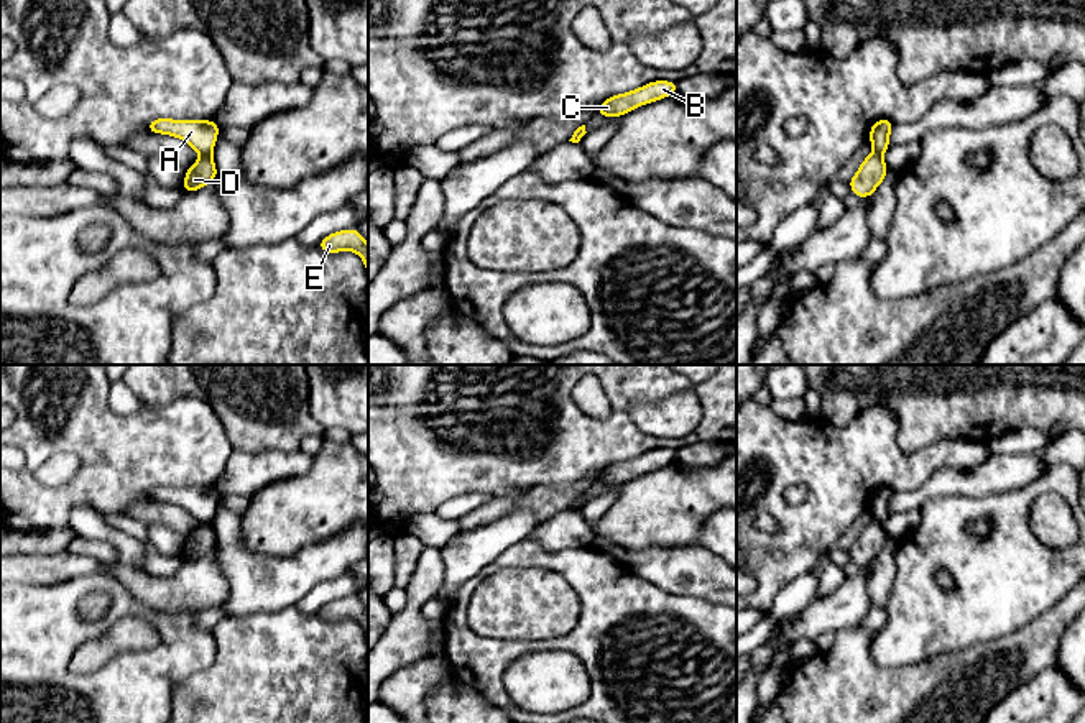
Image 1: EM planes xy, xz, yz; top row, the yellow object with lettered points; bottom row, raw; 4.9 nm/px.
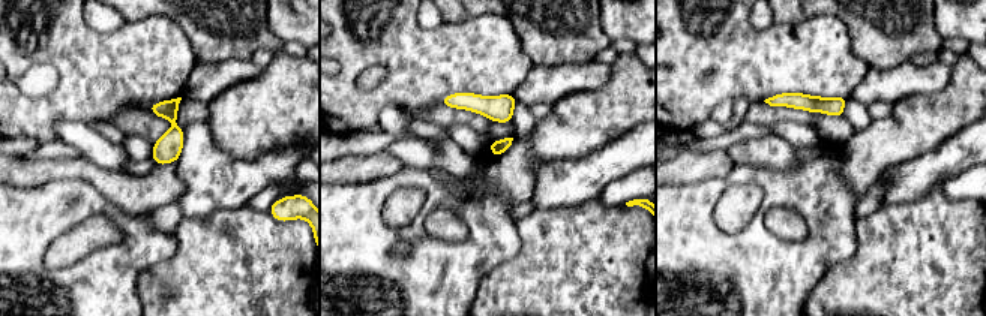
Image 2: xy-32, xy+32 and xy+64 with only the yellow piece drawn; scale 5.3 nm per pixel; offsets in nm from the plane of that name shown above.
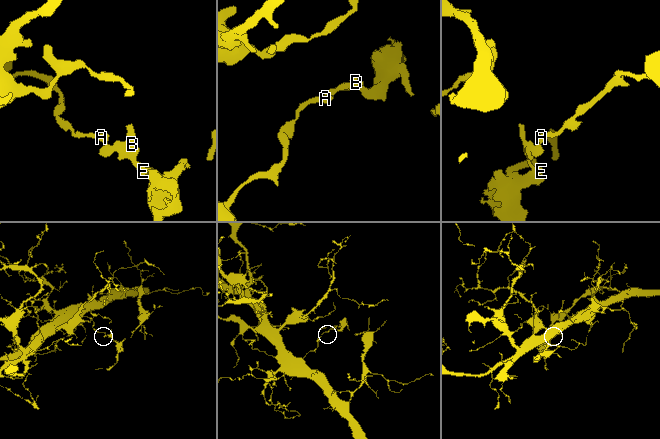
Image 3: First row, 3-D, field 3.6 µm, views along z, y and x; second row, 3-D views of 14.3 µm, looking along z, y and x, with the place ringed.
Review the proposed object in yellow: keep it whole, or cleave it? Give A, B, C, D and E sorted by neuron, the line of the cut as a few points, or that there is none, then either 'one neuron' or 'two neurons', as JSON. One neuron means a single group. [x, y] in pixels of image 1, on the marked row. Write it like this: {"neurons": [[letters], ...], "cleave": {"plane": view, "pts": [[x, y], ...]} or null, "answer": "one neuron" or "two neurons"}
{"neurons": [["A"], ["B", "C", "D", "E"]], "cleave": {"plane": "xy", "pts": [[211, 153], [201, 156]]}, "answer": "two neurons"}

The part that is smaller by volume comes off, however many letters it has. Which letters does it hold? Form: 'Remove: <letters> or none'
Remove: B, C, D, E

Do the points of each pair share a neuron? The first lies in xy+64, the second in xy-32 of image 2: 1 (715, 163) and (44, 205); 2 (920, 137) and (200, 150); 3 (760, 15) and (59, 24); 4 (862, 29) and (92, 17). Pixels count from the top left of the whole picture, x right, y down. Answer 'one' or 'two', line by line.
1: two
2: two
3: two
4: two

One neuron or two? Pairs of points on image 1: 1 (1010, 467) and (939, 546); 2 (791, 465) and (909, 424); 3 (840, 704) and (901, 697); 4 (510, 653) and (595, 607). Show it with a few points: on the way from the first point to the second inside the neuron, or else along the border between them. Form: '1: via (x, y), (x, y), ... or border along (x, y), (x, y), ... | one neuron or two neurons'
1: border along (1021, 487), (978, 497), (946, 495) | two neurons
2: border along (863, 409), (885, 406), (904, 451), (934, 442) | two neurons
3: via (855, 704), (886, 704) | one neuron
4: via (533, 648), (569, 643), (582, 630) | one neuron

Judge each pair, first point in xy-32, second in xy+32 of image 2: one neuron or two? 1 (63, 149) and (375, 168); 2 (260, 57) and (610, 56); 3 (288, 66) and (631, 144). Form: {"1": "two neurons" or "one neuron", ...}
{"1": "two neurons", "2": "one neuron", "3": "two neurons"}

